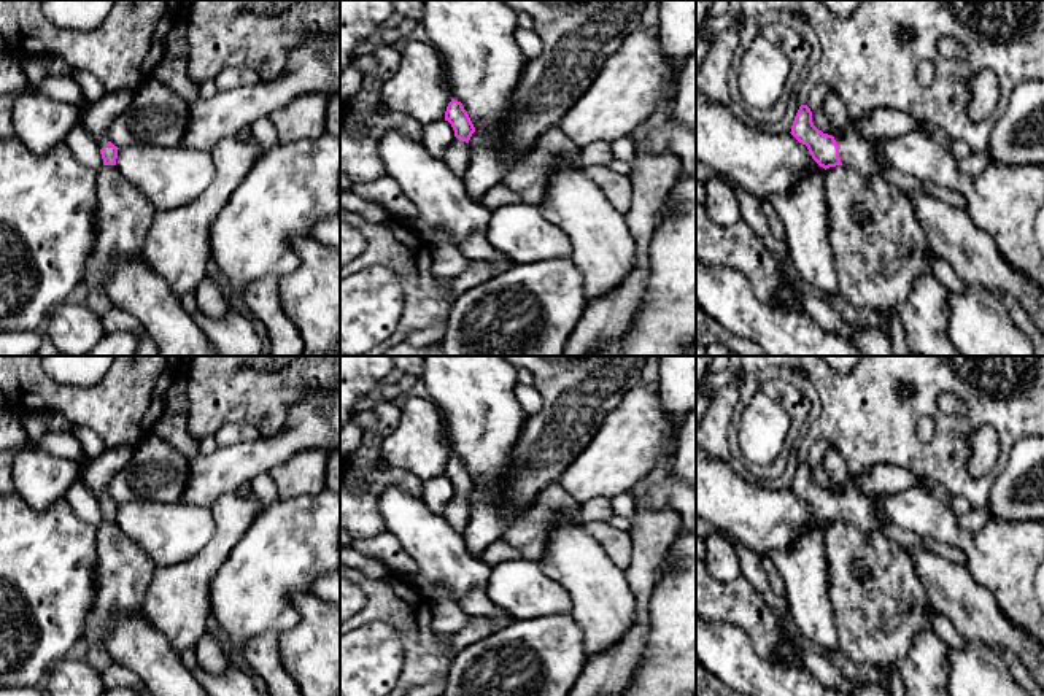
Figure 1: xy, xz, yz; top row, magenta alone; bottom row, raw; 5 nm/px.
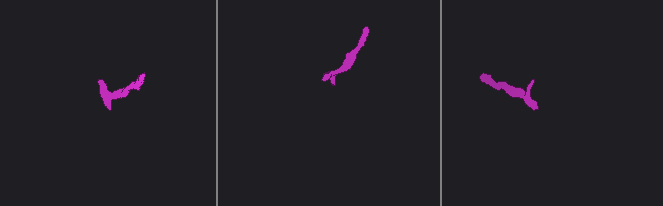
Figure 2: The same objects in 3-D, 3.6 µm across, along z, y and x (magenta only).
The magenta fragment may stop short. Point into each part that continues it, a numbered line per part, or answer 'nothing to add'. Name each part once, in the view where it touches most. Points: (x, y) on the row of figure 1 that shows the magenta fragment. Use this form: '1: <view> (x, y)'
1: yz (857, 153)

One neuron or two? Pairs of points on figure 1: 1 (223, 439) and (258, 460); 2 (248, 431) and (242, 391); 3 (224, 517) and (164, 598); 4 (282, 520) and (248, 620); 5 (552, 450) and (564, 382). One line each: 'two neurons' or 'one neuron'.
1: two neurons
2: two neurons
3: one neuron
4: one neuron
5: one neuron

